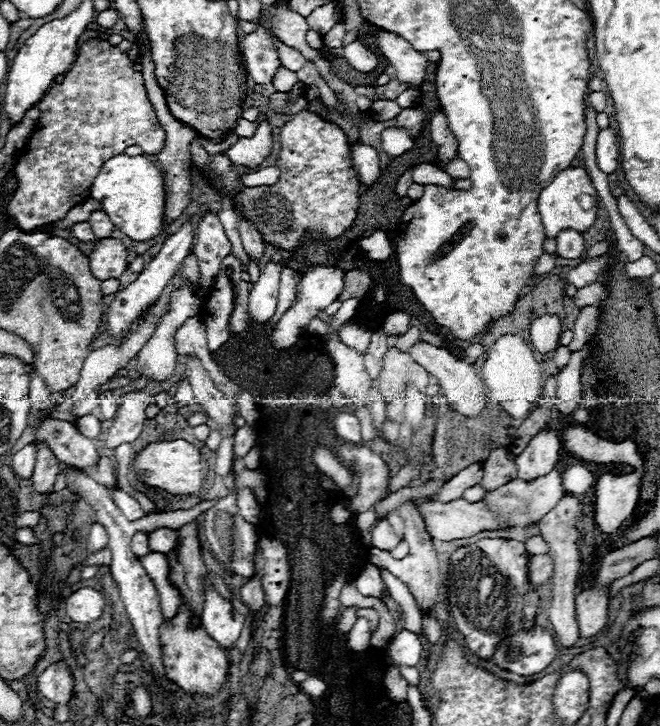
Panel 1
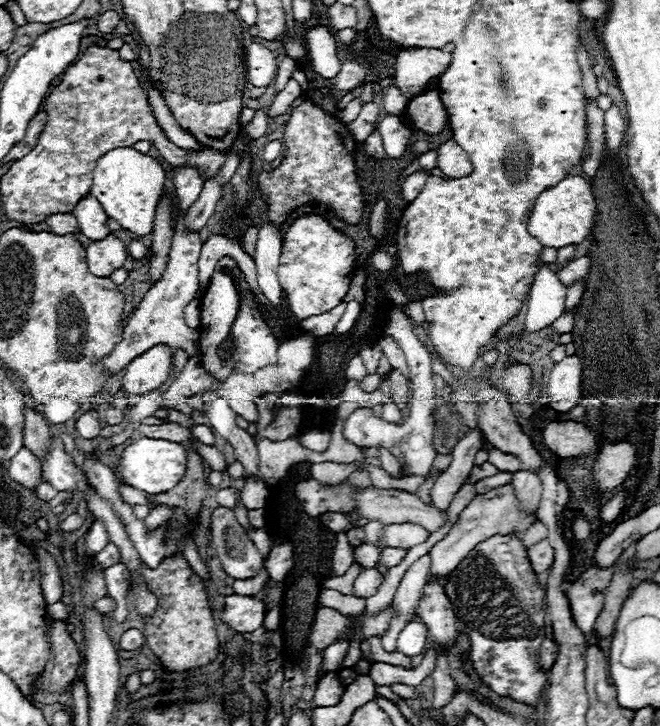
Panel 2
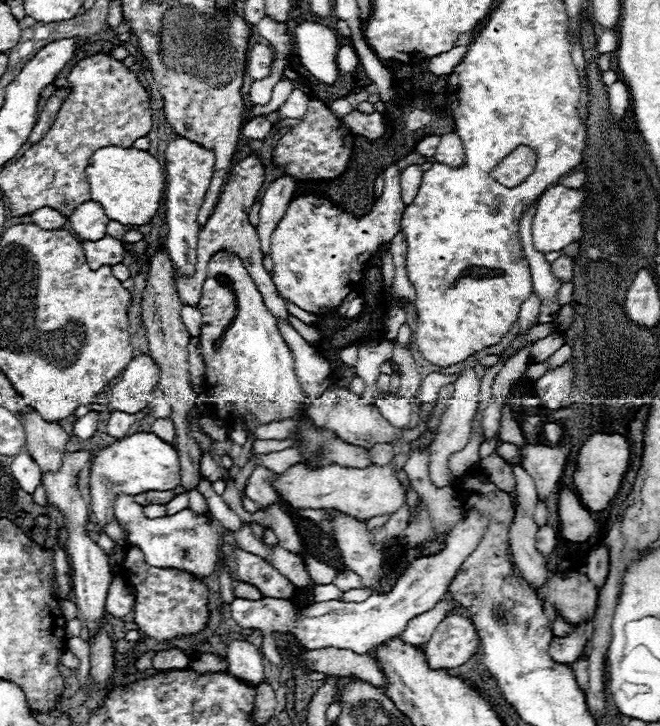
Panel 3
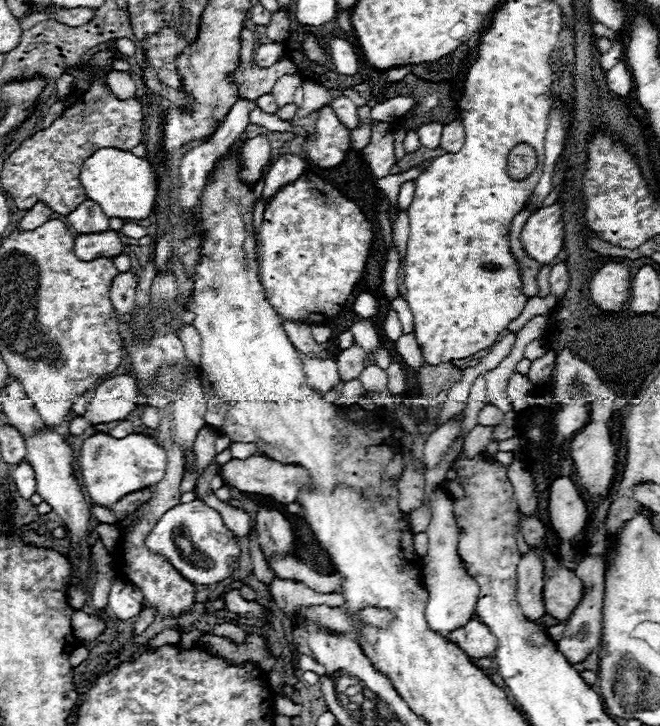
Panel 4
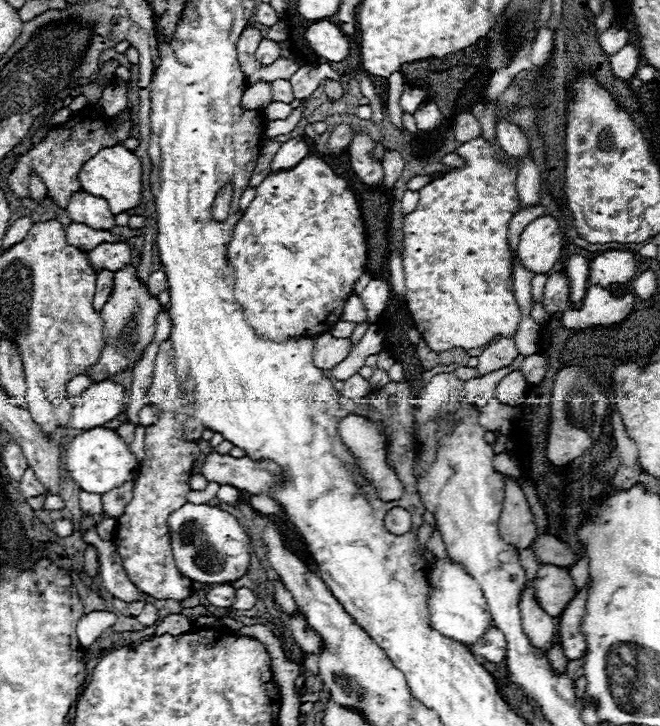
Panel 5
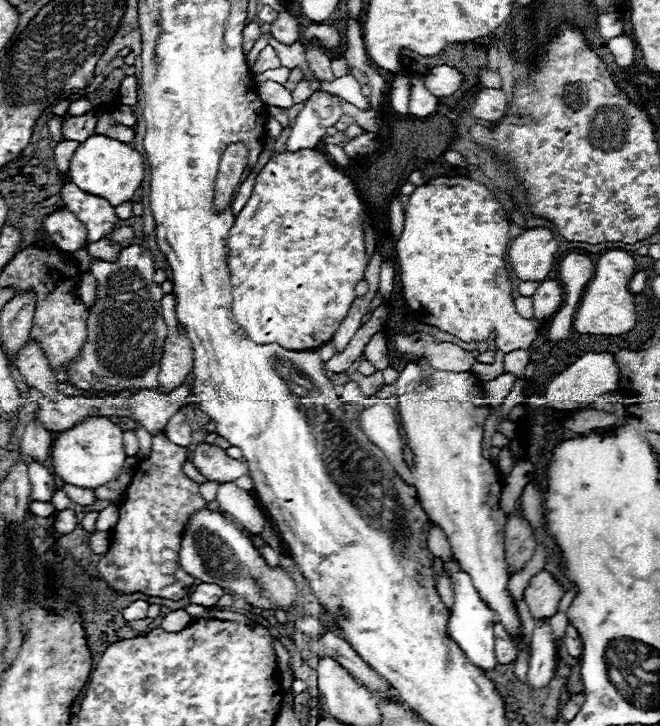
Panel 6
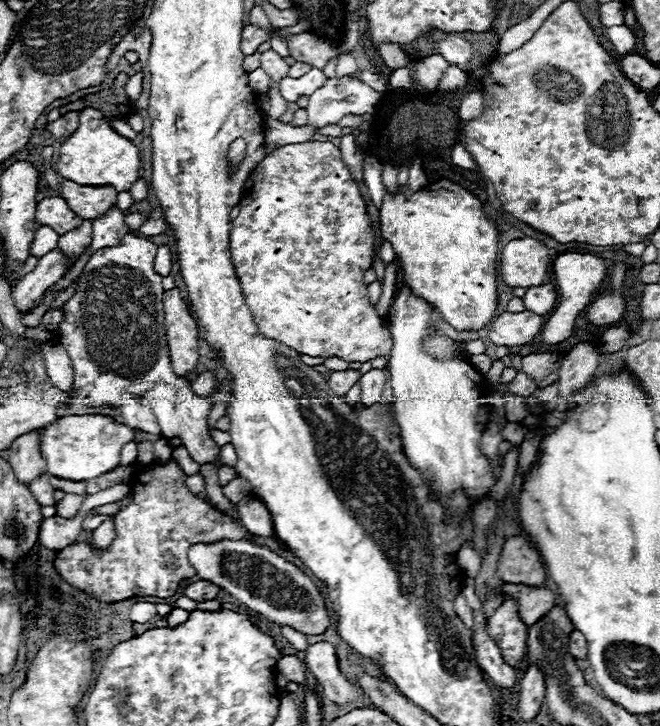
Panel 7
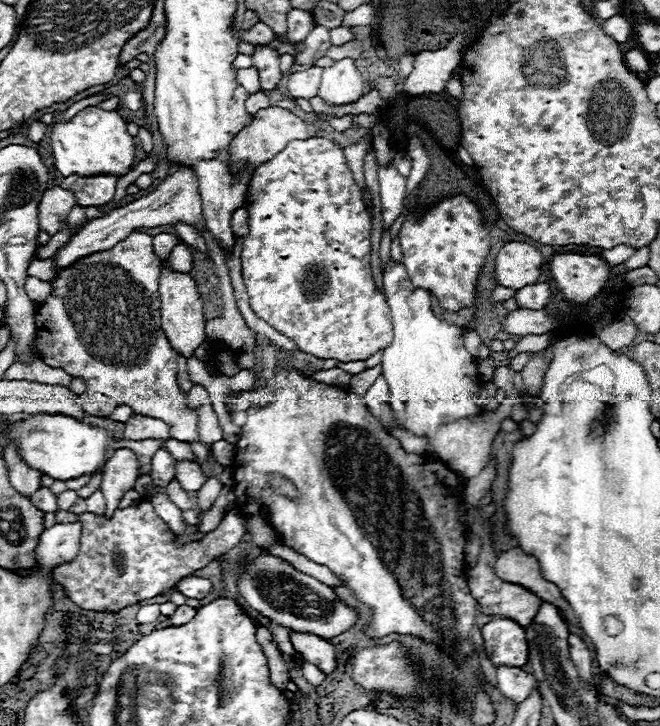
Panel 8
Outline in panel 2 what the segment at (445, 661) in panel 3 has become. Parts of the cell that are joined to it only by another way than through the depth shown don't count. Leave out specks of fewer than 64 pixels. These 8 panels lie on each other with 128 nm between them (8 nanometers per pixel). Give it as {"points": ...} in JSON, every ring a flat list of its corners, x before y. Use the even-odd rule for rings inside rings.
{"points":[[430,580,422,588,420,620,428,626,430,638,434,638,440,646,450,646,454,642,458,634,456,616,438,580],[432,650,426,652,422,664,418,668,404,670,392,664,384,664,384,662,376,662,370,666,368,676,372,678,372,682,376,686,392,686,392,684,406,684,406,686,418,686,428,674,432,674,436,666,436,654]]}

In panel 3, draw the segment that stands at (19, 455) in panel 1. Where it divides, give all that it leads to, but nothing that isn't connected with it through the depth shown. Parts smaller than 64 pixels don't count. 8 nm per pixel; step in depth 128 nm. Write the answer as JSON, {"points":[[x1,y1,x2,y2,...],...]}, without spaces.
{"points":[[20,452,20,456,14,456,10,470,20,488,28,494,32,494,42,482,42,472,38,464,32,460,32,456,28,456,28,452]]}

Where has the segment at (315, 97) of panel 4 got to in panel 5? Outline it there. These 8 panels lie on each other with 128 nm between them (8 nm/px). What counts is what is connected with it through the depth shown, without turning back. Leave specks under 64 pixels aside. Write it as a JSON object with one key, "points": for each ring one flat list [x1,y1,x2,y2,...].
{"points":[[302,106,294,108,292,114,290,114,286,120,270,120,270,122,266,122,264,134,266,134,268,138,280,136,280,134,290,134,300,120,302,120]]}

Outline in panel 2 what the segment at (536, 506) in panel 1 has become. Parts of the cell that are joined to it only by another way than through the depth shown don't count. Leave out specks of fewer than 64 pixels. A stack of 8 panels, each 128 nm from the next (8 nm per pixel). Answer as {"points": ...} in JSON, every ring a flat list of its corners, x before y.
{"points":[[506,484,506,486,500,486,500,488,494,488,486,494,478,494,460,514,460,524,456,524,450,534,440,540,432,550,430,550,430,556,432,556,432,566,430,566,430,572,434,576,446,576,450,574,464,556,468,556,468,552,482,540,490,538,490,536,496,536,496,534,522,534,526,532,534,522,536,522,536,514,524,514,522,512,522,506,516,498,516,494,512,492,512,486]]}

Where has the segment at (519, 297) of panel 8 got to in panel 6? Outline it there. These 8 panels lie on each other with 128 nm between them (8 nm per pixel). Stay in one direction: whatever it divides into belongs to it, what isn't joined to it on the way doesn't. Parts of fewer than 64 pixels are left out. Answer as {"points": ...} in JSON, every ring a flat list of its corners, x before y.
{"points":[[544,280,536,294,532,296,534,302,534,316,538,320,544,320,548,316,552,316,554,312,558,312,558,308,564,302,564,288,558,280]]}

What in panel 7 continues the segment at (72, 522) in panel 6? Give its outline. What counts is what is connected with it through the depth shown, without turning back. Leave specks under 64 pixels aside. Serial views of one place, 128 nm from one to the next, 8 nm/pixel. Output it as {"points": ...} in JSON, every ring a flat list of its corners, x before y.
{"points":[[66,494,66,496,64,496,64,500,56,506,56,514,58,514,60,518,72,520,72,518,78,514,78,510,80,510,82,502,84,502,84,498,82,498,82,496,78,496,78,494]]}

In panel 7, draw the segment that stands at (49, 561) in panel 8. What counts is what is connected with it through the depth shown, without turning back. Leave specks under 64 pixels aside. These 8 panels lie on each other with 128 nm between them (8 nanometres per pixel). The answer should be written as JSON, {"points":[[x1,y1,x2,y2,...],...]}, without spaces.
{"points":[[80,510,74,520,64,520,60,516,46,518,40,526,40,542,50,550,62,550,70,546,80,534,82,520,84,520,84,510]]}

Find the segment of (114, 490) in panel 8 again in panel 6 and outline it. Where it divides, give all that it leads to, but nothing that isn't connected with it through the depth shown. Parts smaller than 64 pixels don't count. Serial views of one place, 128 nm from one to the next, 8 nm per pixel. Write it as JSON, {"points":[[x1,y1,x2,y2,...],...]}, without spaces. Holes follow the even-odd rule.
{"points":[[124,430,124,450,128,456,134,456,138,452,138,438,132,430],[94,532,90,536,90,548,94,554,106,554,110,546,110,534,108,532]]}

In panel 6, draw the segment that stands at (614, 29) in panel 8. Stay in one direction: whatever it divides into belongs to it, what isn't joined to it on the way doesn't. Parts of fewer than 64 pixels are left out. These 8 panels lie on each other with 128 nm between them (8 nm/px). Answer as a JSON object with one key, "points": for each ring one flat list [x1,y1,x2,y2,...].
{"points":[[618,36,614,40,608,42,610,54,614,56,614,62,620,68,630,68,634,64,634,54,636,54,636,46,632,42,632,38,628,36]]}

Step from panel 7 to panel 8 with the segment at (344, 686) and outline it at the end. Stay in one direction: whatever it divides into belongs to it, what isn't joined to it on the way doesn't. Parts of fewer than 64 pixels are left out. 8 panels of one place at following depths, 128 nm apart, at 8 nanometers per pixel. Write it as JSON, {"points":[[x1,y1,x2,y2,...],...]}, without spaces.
{"points":[[290,630,290,640,292,646,304,656,304,660,318,666,326,676,336,672,336,650,328,640,312,634,292,632,292,630]]}

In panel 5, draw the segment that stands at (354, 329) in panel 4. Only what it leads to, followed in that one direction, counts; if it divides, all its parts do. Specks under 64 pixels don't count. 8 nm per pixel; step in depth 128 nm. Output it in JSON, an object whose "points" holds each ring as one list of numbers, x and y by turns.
{"points":[[352,294,352,296,346,300,346,306,344,306,344,312,342,312,340,318,346,320,346,322,354,322,354,324,368,322,368,318,366,318,366,310,364,310,364,306,362,306,360,296]]}

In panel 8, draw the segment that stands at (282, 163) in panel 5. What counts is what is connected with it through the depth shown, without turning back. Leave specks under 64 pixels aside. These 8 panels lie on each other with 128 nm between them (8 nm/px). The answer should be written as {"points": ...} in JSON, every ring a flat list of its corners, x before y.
{"points":[[352,58,338,60,332,68,324,68,322,84,318,88,318,98,322,98,328,106,344,106,358,102,364,94,364,78,356,70]]}

